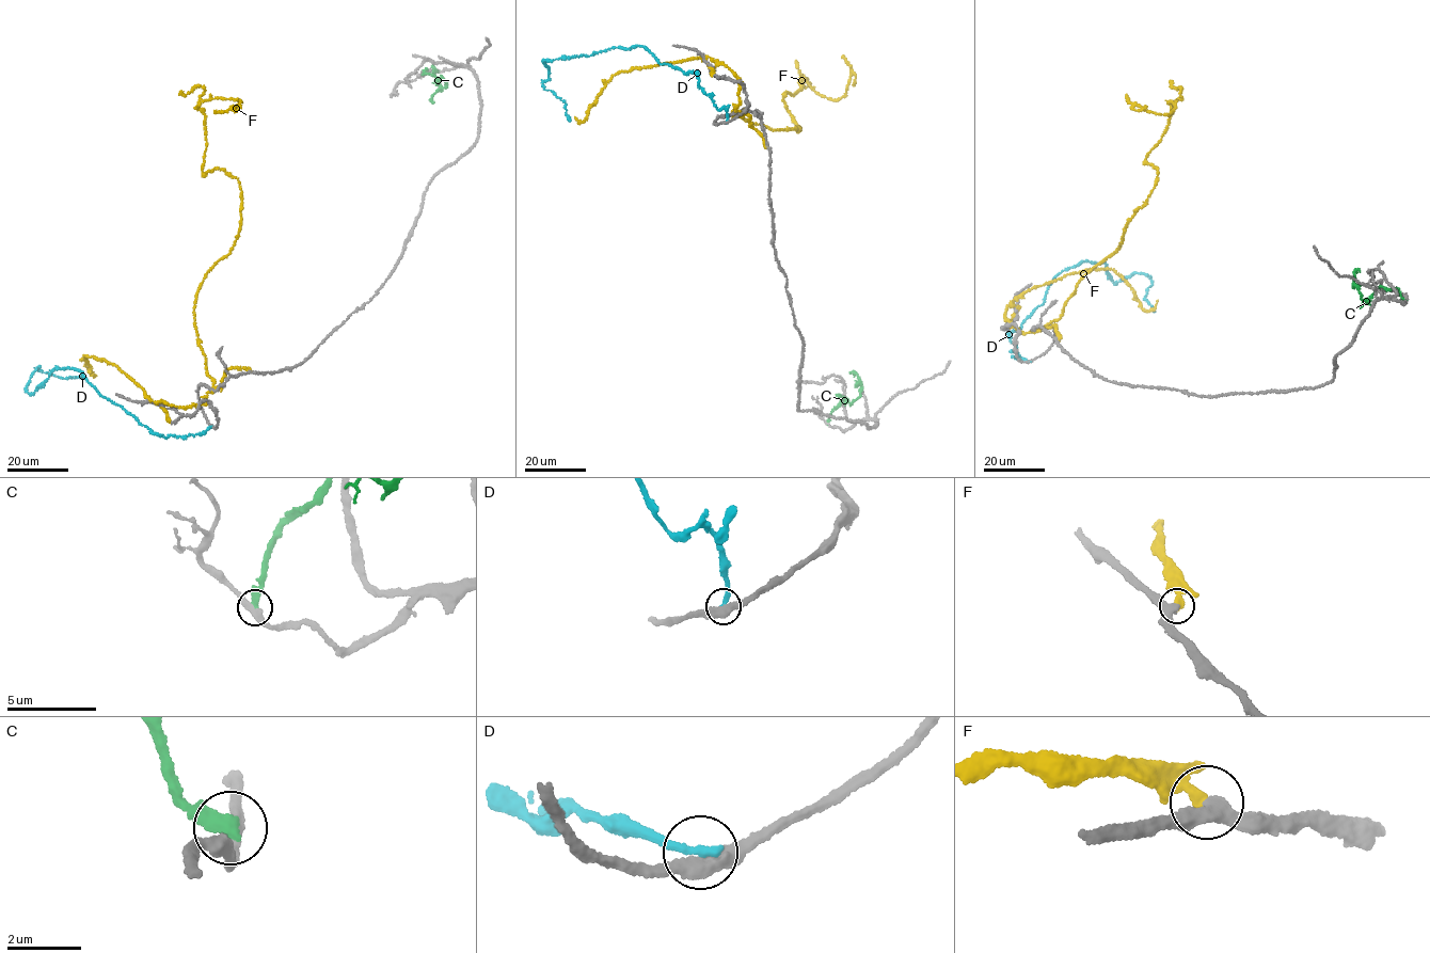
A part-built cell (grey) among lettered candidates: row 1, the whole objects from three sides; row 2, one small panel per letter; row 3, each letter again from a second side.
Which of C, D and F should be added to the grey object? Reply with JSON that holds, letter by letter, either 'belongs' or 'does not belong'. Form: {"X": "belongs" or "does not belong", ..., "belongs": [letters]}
{"C": "does not belong", "D": "does not belong", "F": "does not belong", "belongs": []}

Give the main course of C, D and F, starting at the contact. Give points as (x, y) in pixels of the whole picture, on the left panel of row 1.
C: (439, 70), (432, 66), (445, 86), (446, 81), (425, 73), (428, 68)
D: (211, 425), (184, 435), (151, 432), (66, 367), (27, 392), (38, 366), (83, 378)
F: (251, 370), (229, 368), (215, 386), (194, 319), (242, 205), (237, 179), (203, 172), (195, 108), (239, 100)

